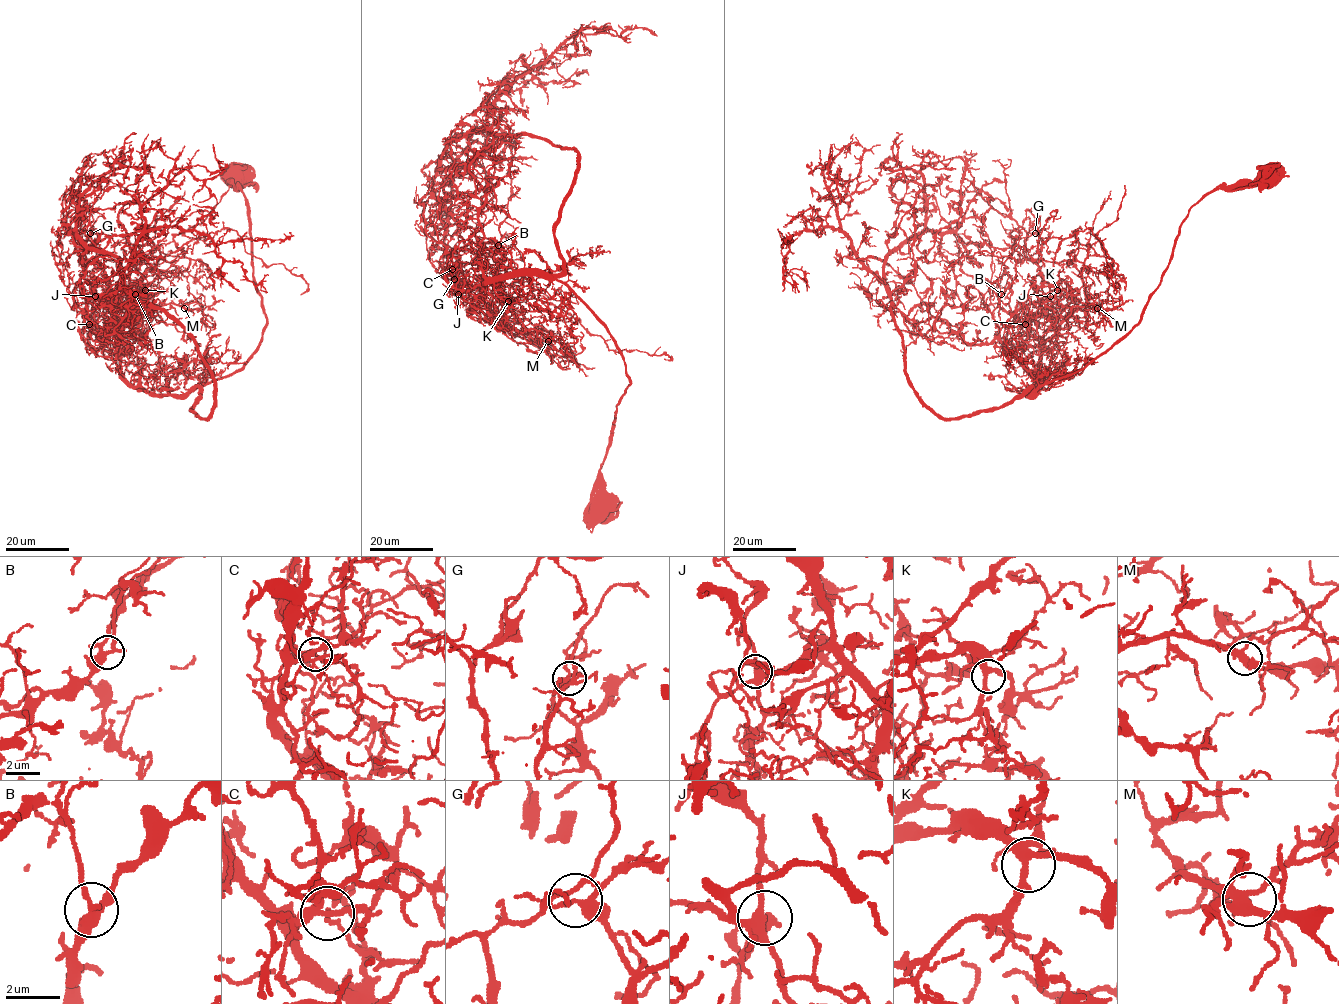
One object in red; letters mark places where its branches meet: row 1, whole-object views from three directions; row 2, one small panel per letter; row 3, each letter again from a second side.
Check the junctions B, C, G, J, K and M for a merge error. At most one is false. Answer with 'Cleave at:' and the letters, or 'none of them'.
Cleave at: G

